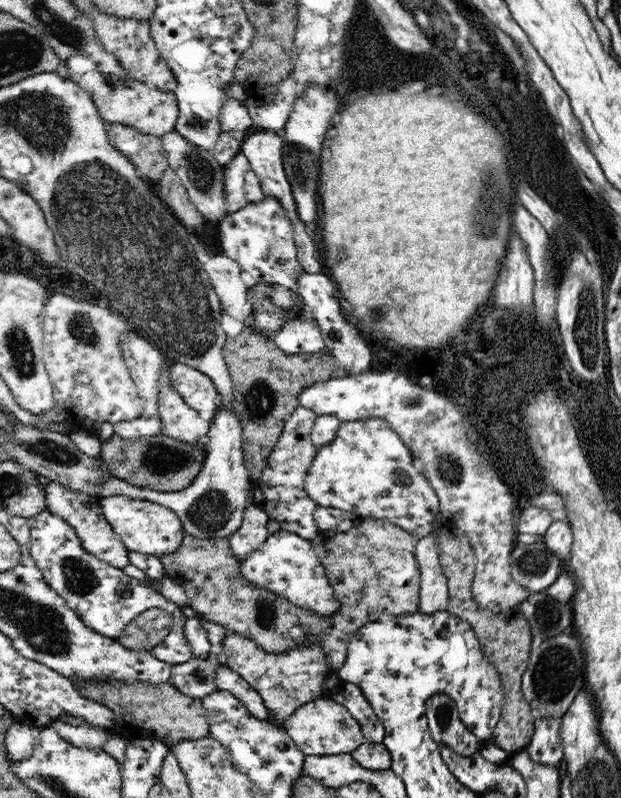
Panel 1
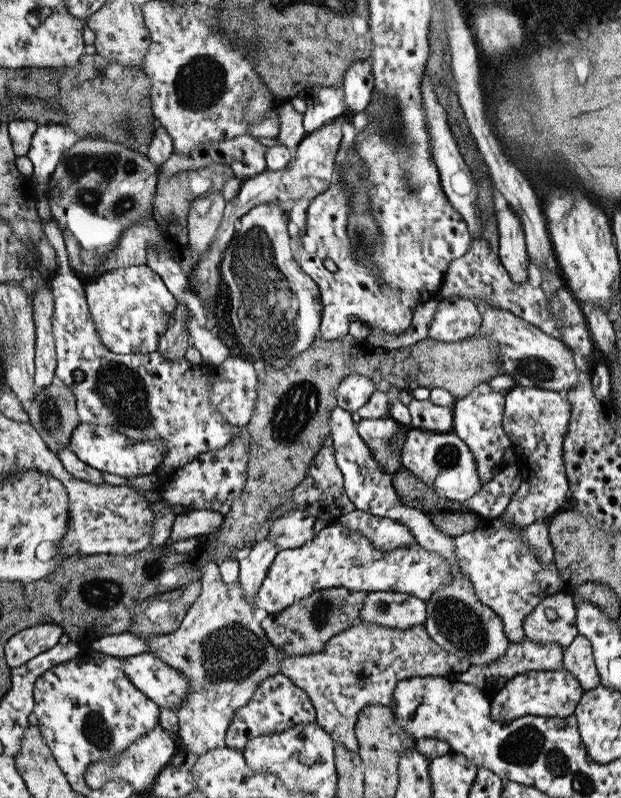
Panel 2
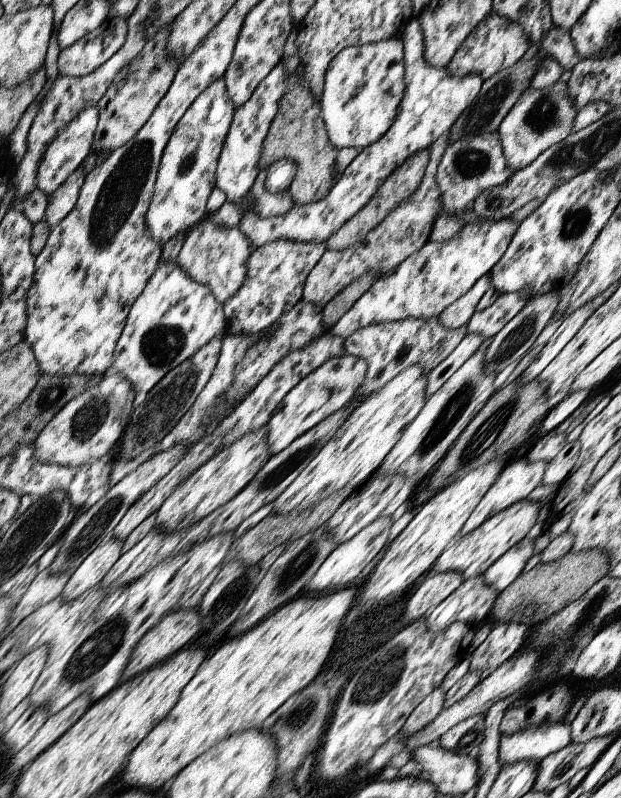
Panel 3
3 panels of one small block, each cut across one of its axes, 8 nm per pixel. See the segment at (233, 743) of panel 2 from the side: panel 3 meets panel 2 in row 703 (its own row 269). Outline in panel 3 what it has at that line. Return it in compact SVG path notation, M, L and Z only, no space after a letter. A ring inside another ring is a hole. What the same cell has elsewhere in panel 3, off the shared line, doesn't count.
M273 240L265 246L253 248L247 258L247 276L241 288L223 302L223 312L227 326L225 332L229 336L255 334L271 324L275 324L285 312L289 312L299 300L303 292L303 282L319 258L327 252L325 244L319 242L295 242L295 240Z

